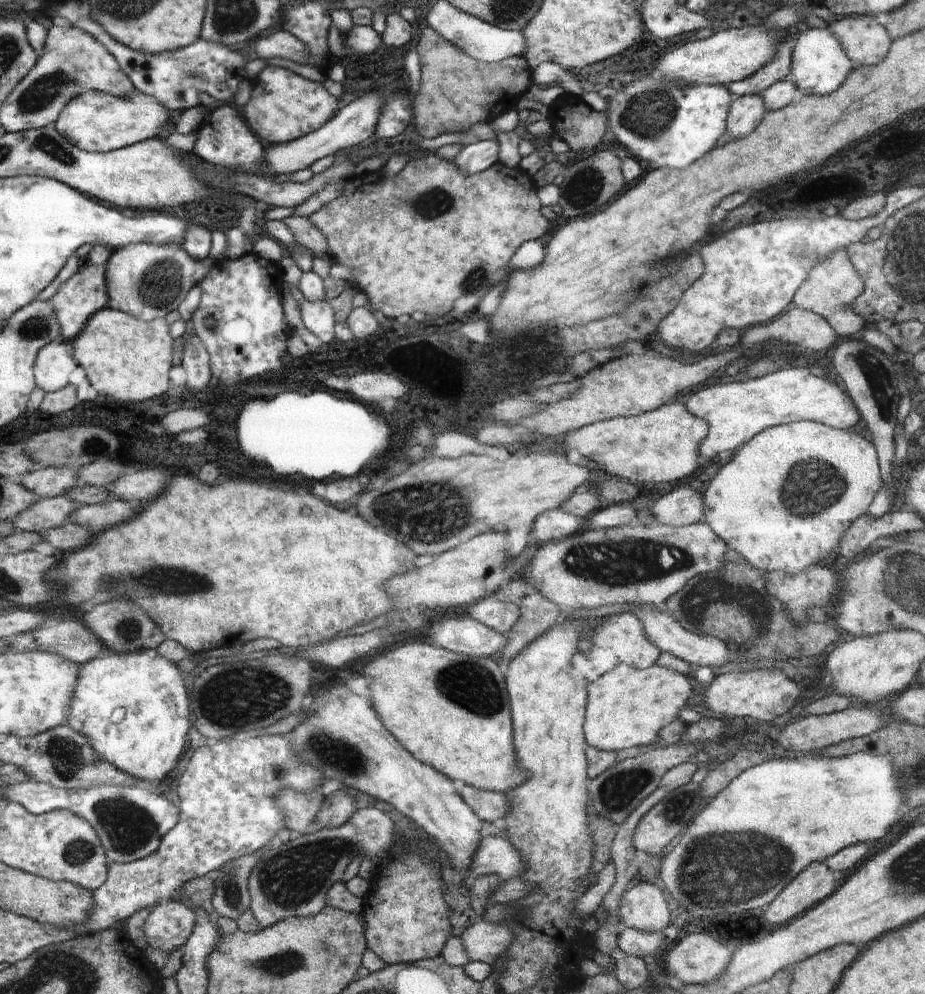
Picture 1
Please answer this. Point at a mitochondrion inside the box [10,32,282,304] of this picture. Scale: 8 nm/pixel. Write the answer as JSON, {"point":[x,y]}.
{"point":[48,89]}

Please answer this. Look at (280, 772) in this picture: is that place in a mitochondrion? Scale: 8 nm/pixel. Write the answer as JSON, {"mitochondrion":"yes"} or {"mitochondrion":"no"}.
{"mitochondrion":"yes"}

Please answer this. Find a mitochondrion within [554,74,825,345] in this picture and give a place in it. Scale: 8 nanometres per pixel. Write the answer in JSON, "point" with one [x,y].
{"point":[648,115]}

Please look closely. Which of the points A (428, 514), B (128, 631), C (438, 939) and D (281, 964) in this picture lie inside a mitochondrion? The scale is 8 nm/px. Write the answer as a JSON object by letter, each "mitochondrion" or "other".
{"A":"mitochondrion","B":"mitochondrion","C":"other","D":"mitochondrion"}

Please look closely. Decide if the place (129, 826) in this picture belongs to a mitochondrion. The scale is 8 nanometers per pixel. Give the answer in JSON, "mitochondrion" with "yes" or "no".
{"mitochondrion":"yes"}

